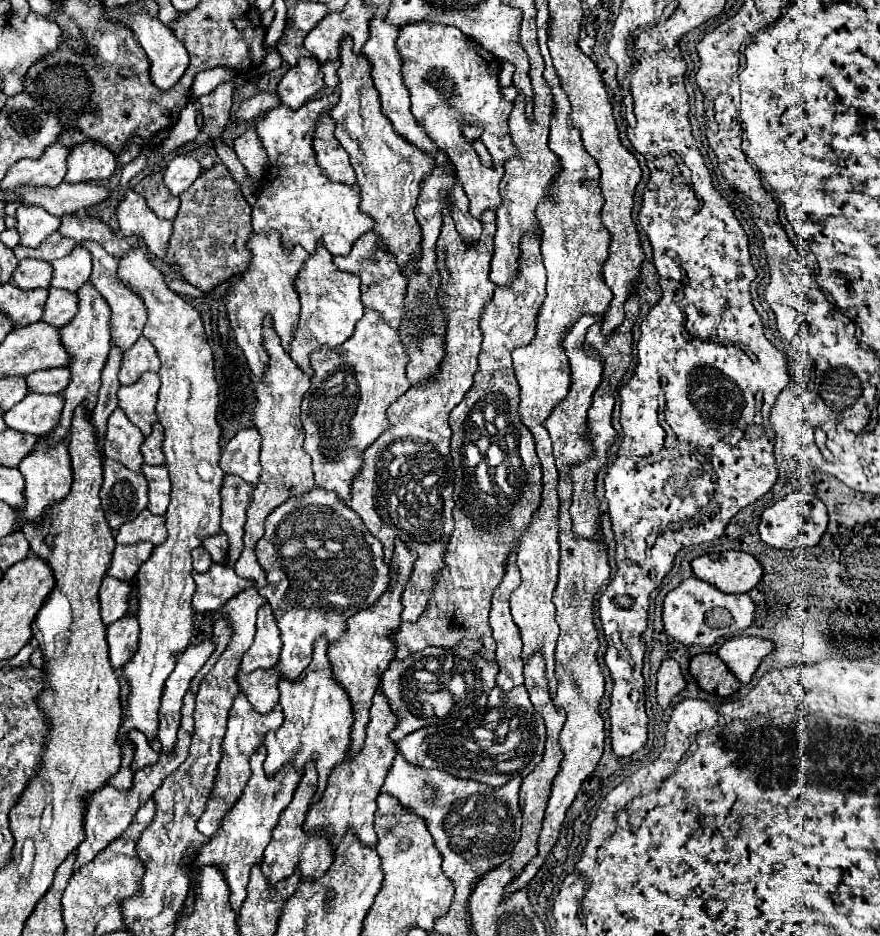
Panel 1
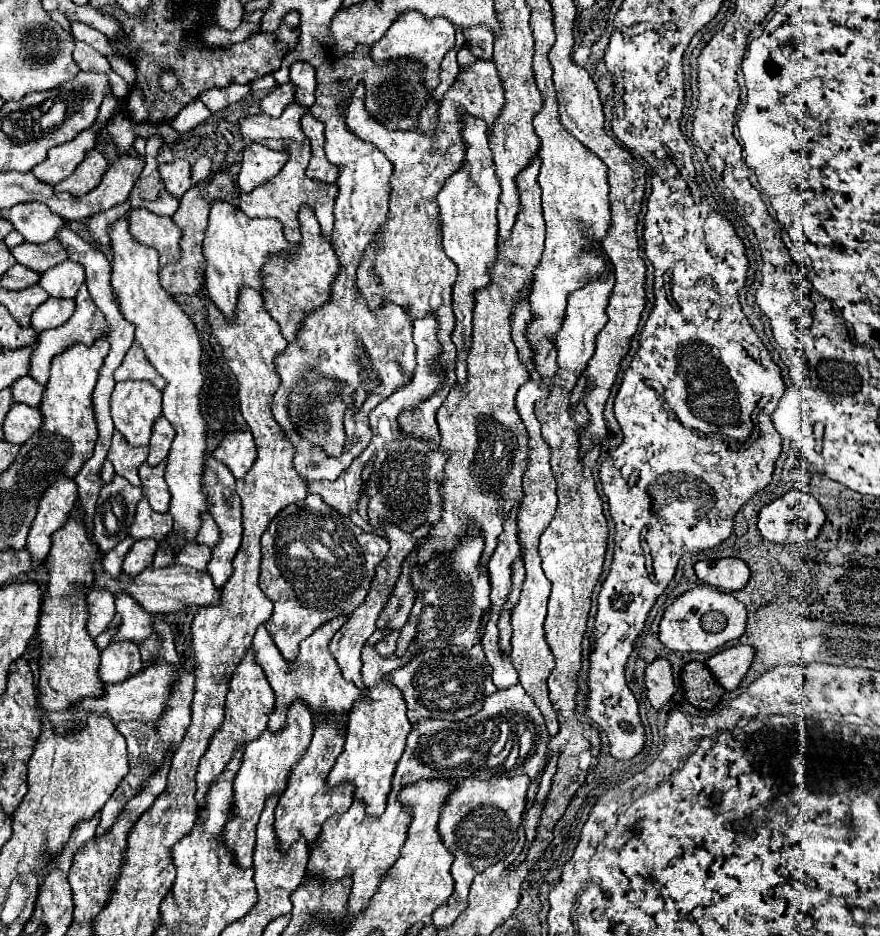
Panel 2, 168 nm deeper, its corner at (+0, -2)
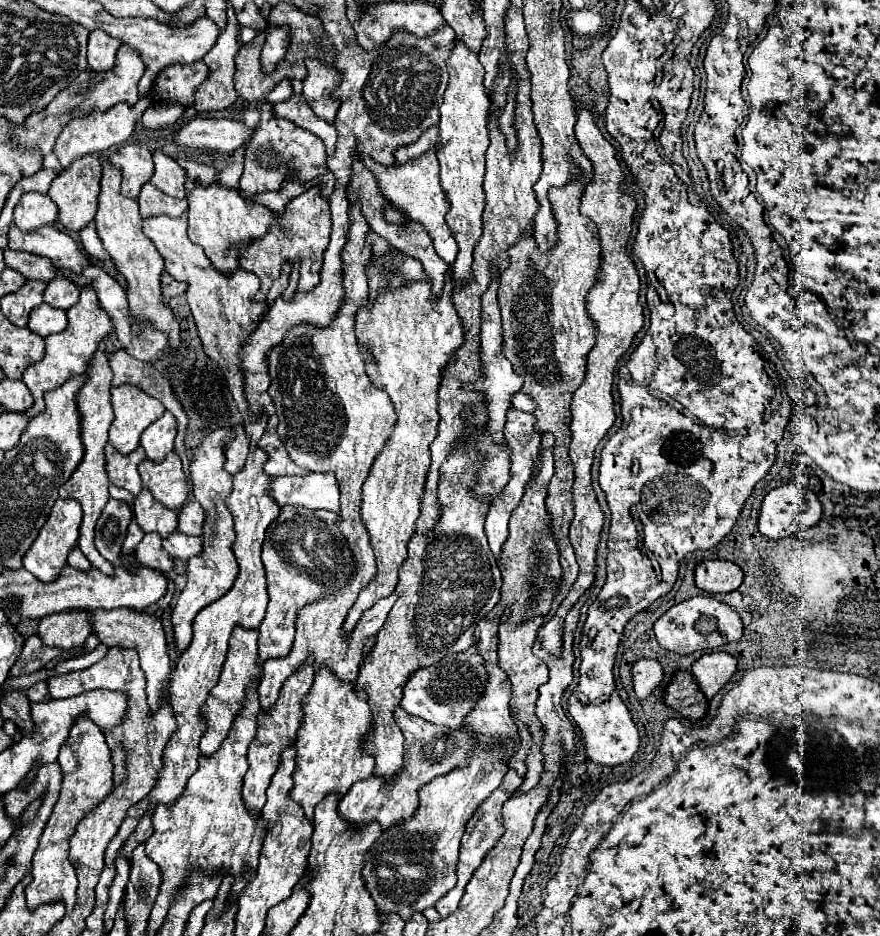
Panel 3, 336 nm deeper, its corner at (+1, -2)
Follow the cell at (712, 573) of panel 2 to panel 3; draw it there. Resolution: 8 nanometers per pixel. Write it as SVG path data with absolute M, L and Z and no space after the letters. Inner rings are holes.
M700 561L696 587L706 593L730 593L742 585L742 569L732 561Z

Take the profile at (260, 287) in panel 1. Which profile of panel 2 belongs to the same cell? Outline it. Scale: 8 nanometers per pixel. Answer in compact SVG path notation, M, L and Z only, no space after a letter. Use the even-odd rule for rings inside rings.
M213 201L211 203L211 211L209 211L209 227L205 231L205 239L203 239L203 255L207 261L205 267L205 285L209 291L209 297L213 299L213 303L223 311L223 315L231 321L233 319L233 311L237 305L237 295L241 287L253 287L257 291L261 291L261 267L263 263L271 257L271 255L287 255L297 251L297 247L293 249L293 243L289 243L283 235L283 227L277 219L249 219L239 207L227 203L227 201Z

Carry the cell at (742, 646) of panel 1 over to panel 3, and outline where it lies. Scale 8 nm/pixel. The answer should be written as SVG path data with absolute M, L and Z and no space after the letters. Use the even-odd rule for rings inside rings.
M706 653L690 669L700 689L708 699L712 699L736 673L738 659L730 653Z

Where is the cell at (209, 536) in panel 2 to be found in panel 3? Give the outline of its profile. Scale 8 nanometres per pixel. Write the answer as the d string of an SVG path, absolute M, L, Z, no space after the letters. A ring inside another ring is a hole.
M198 501L186 503L182 507L182 513L178 517L178 531L186 533L186 535L202 535L202 527L204 527L204 509L200 507Z

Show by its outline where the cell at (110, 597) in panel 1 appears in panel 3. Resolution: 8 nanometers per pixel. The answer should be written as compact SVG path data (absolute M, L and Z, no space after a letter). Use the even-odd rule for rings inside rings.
M68 609L44 617L38 625L38 635L50 647L70 649L82 647L92 633L92 613L88 609Z

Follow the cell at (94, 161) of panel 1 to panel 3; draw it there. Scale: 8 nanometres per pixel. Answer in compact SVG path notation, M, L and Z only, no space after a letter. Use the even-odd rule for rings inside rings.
M94 153L84 155L72 167L64 169L62 173L58 173L58 177L52 181L48 195L58 205L58 221L66 229L80 231L82 227L86 227L94 219L96 207L98 207L100 181L102 181L102 165L100 165L98 155L94 155Z

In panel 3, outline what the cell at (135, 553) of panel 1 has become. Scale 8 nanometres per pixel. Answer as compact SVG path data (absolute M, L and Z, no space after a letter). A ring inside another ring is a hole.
M156 533L144 535L144 539L138 543L138 547L134 551L134 559L142 567L150 567L150 569L164 571L164 573L170 573L172 565L174 565L172 557L162 547L160 535L156 535Z

